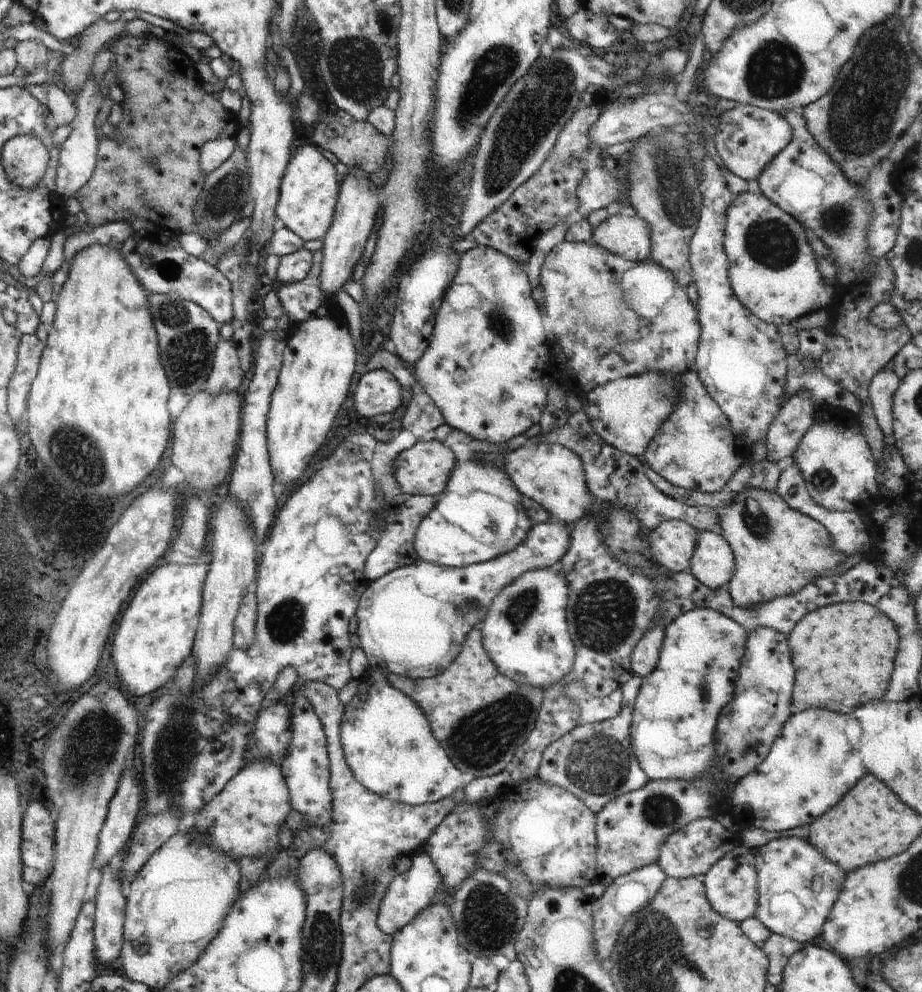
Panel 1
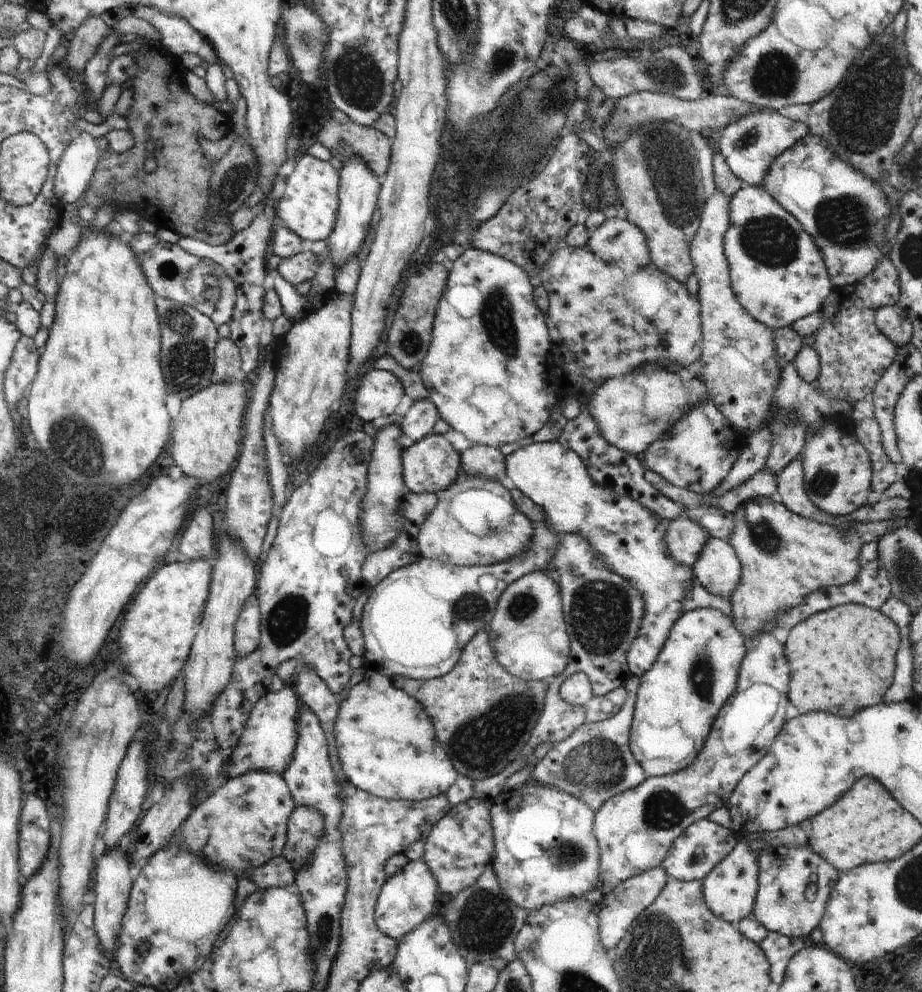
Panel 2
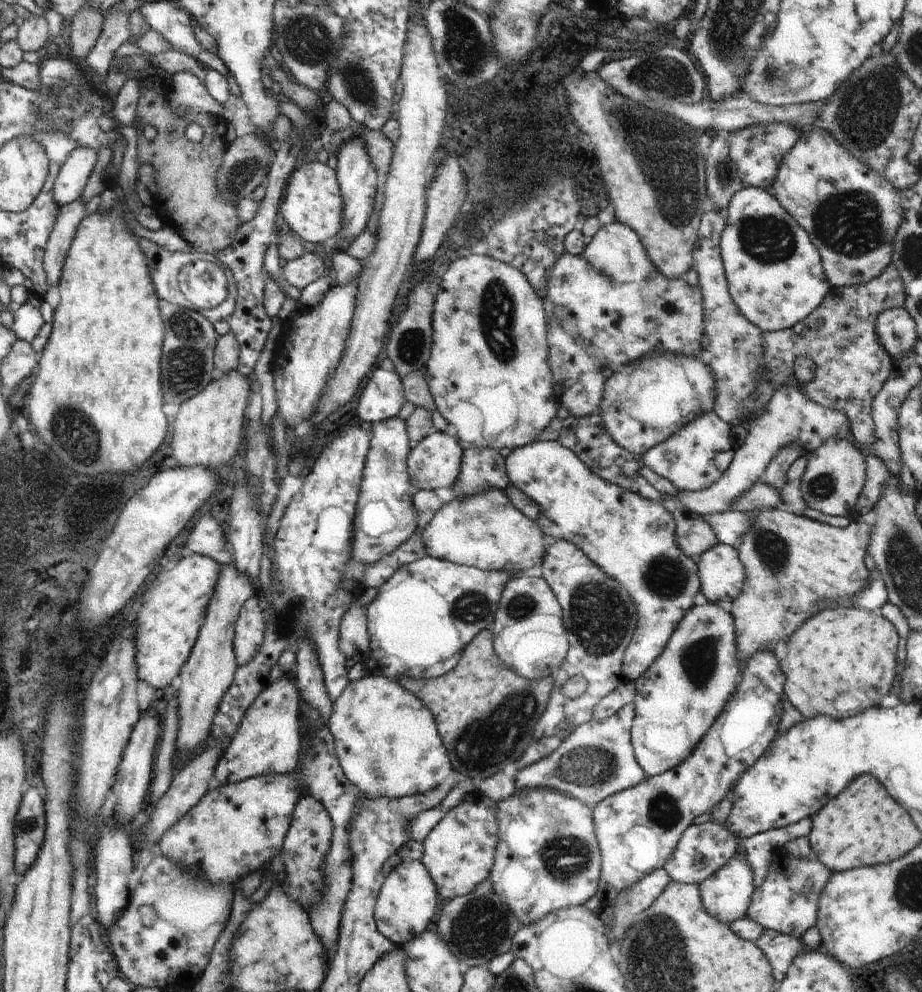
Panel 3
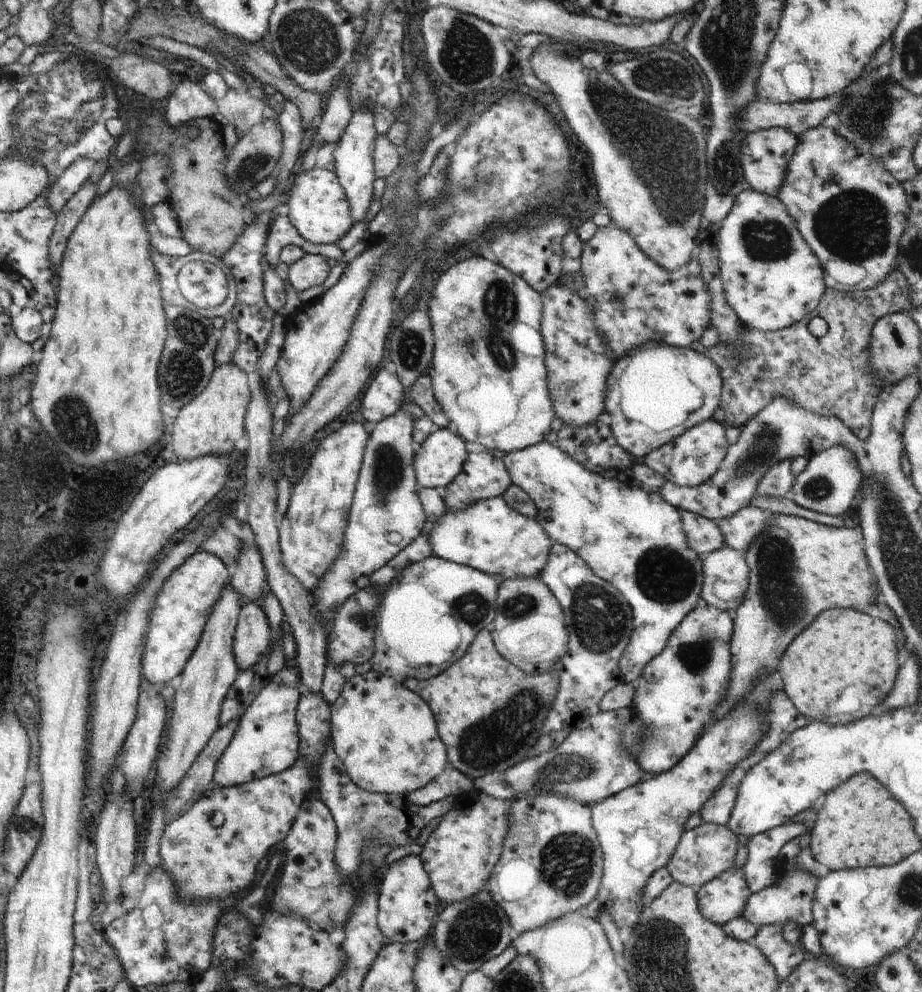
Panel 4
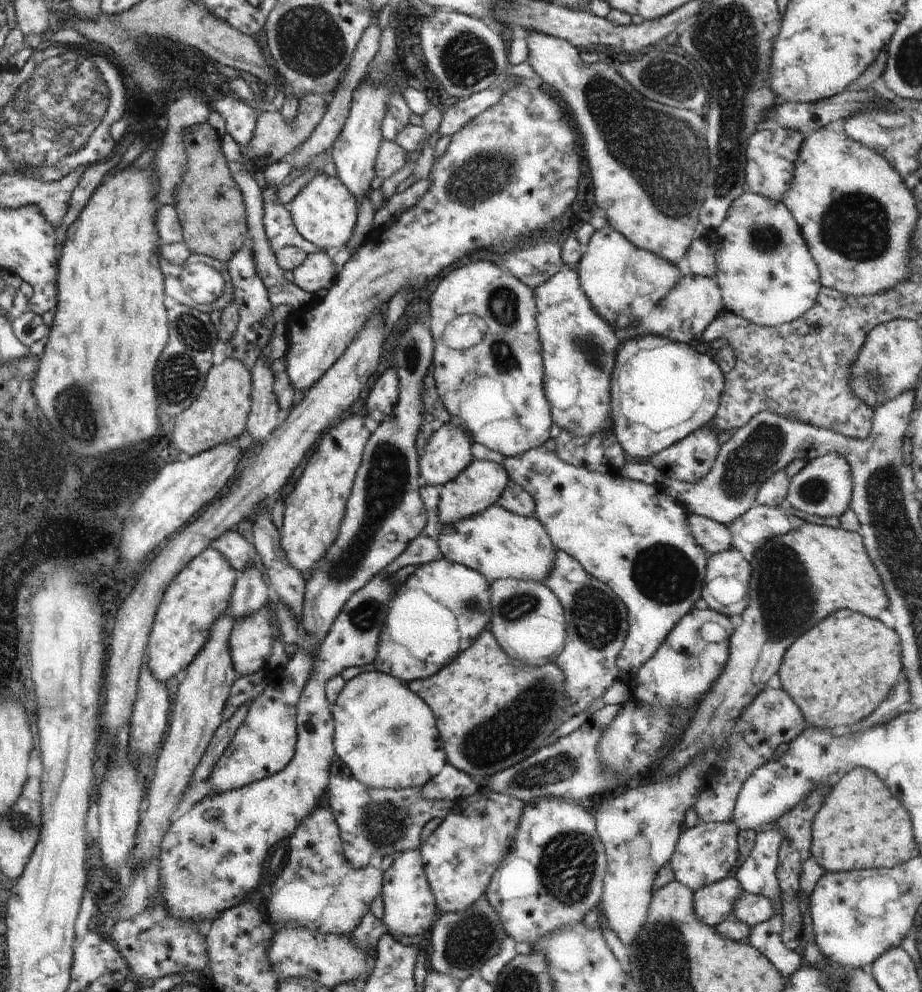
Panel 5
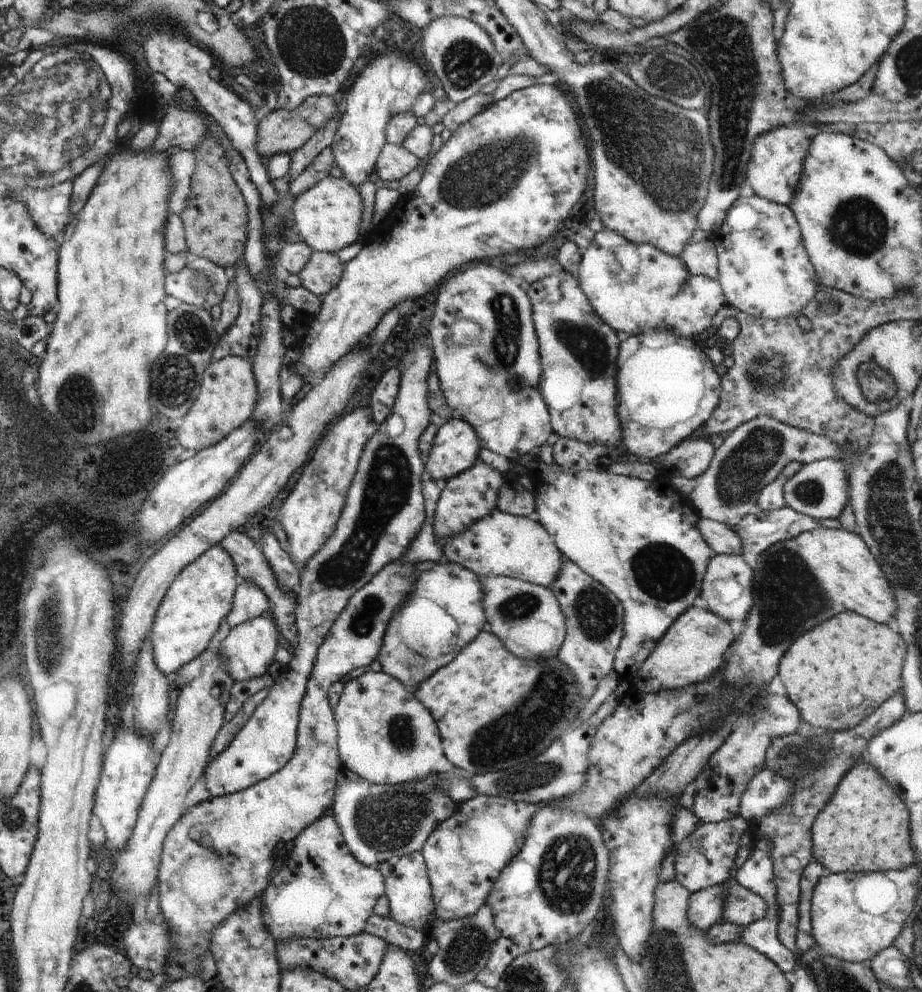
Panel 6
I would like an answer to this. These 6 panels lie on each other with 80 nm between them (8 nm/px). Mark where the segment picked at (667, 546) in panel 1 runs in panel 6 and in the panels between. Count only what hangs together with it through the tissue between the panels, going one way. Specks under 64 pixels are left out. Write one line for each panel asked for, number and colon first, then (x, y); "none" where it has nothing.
2: (685, 539)
3: (692, 535)
4: (702, 535)
5: (713, 537)
6: (723, 539)

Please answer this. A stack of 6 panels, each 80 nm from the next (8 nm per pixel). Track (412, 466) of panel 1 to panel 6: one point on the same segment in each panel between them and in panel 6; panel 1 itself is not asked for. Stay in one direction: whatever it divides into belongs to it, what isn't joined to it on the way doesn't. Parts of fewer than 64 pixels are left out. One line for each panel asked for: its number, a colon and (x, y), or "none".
2: (432, 464)
3: (435, 462)
4: (437, 462)
5: (447, 454)
6: (456, 446)

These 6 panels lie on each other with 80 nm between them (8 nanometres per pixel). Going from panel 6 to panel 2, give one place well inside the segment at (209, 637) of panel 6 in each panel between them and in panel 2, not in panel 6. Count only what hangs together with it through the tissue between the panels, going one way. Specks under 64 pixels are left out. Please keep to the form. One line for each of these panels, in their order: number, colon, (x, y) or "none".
2: (155, 641)
3: (173, 609)
4: (181, 610)
5: (200, 592)

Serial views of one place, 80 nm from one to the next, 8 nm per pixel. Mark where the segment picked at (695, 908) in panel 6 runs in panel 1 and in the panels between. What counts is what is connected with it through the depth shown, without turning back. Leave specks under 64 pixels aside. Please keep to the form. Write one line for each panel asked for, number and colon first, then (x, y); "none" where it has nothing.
1: (731, 886)
2: (729, 890)
3: (726, 895)
4: (723, 899)
5: (714, 903)

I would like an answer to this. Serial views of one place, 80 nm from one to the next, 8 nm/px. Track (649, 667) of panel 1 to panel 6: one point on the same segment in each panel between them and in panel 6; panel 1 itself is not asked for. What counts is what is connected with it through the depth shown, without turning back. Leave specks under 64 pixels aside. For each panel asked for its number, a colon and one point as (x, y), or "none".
2: (629, 540)
3: (631, 540)
4: (631, 538)
5: (632, 536)
6: (640, 541)

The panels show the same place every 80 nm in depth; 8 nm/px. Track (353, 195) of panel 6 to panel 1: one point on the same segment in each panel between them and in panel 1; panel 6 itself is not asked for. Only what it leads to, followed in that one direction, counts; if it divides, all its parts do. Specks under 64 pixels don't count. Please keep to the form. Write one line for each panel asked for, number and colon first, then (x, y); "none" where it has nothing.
1: (308, 193)
2: (309, 206)
3: (312, 207)
4: (317, 207)
5: (324, 213)

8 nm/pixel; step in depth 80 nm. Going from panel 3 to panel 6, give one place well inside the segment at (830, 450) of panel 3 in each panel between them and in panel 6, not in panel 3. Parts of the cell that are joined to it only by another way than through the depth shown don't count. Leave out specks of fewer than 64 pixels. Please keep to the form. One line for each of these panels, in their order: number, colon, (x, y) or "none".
4: (830, 483)
5: (823, 487)
6: (819, 489)

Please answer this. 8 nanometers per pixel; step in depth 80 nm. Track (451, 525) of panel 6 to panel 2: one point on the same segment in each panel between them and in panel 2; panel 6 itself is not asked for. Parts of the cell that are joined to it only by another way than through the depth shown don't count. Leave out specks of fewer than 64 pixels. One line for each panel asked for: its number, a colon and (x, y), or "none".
2: (479, 460)
3: (482, 469)
4: (483, 476)
5: (479, 486)

